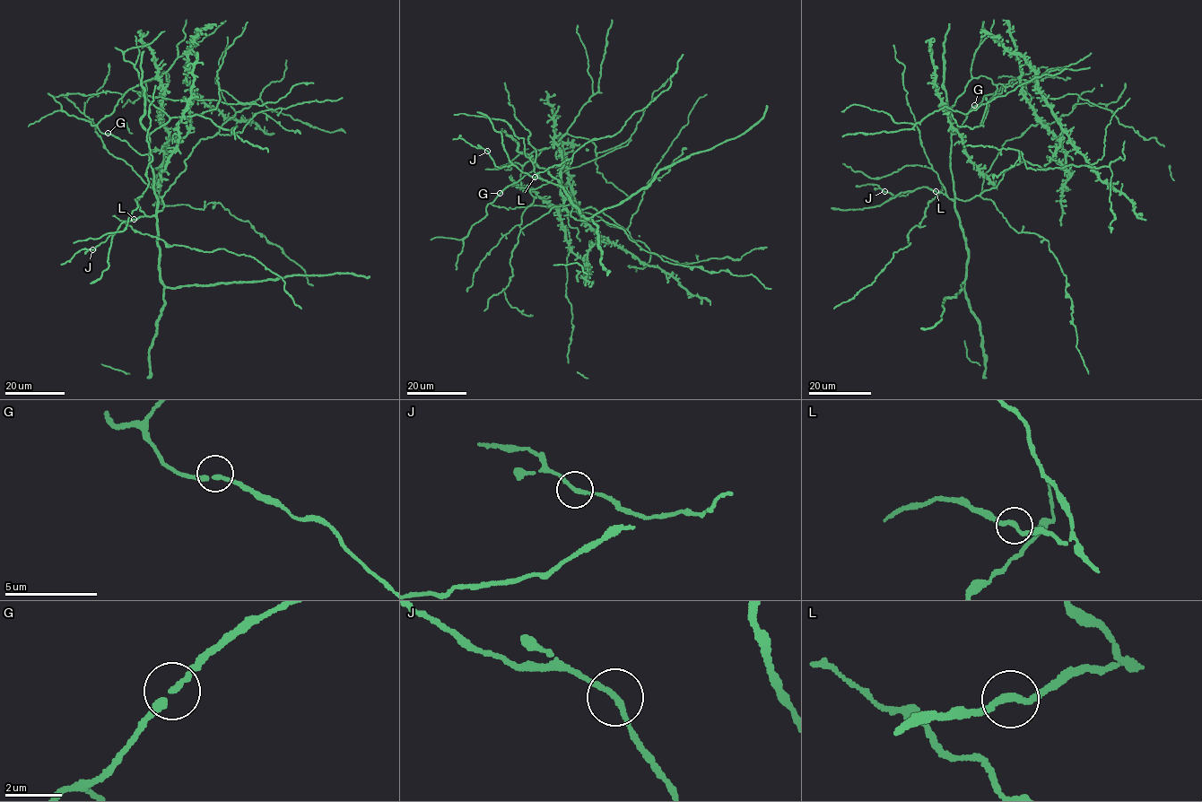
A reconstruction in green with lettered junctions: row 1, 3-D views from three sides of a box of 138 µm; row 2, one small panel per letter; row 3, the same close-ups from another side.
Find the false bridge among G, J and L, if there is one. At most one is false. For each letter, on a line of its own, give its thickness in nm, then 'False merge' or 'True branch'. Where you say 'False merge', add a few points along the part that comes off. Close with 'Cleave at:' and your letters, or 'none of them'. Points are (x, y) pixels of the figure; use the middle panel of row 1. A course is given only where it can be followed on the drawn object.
G: Thickness 200 nm. True branch
J: Thickness 190 nm. True branch
L: Thickness 190 nm. True branch
Cleave at: none of them

